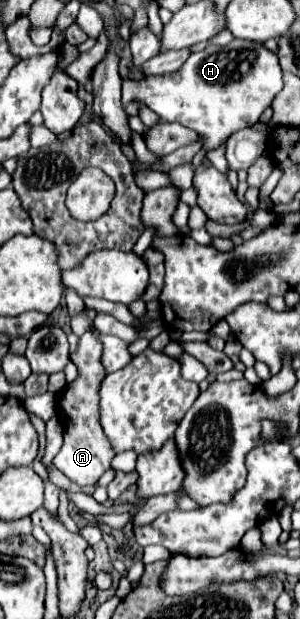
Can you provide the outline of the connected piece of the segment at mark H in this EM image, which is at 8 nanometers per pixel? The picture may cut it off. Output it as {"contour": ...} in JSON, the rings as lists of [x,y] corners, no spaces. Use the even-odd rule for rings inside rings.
{"contour":[[[235,39],[223,47],[207,45],[203,51],[193,53],[175,73],[145,77],[139,83],[122,79],[121,102],[125,107],[137,99],[139,103],[151,107],[163,121],[181,123],[207,135],[203,151],[192,159],[195,172],[207,149],[219,147],[231,133],[257,123],[261,113],[271,105],[273,97],[281,89],[283,79],[277,53],[269,51],[263,43]]]}

